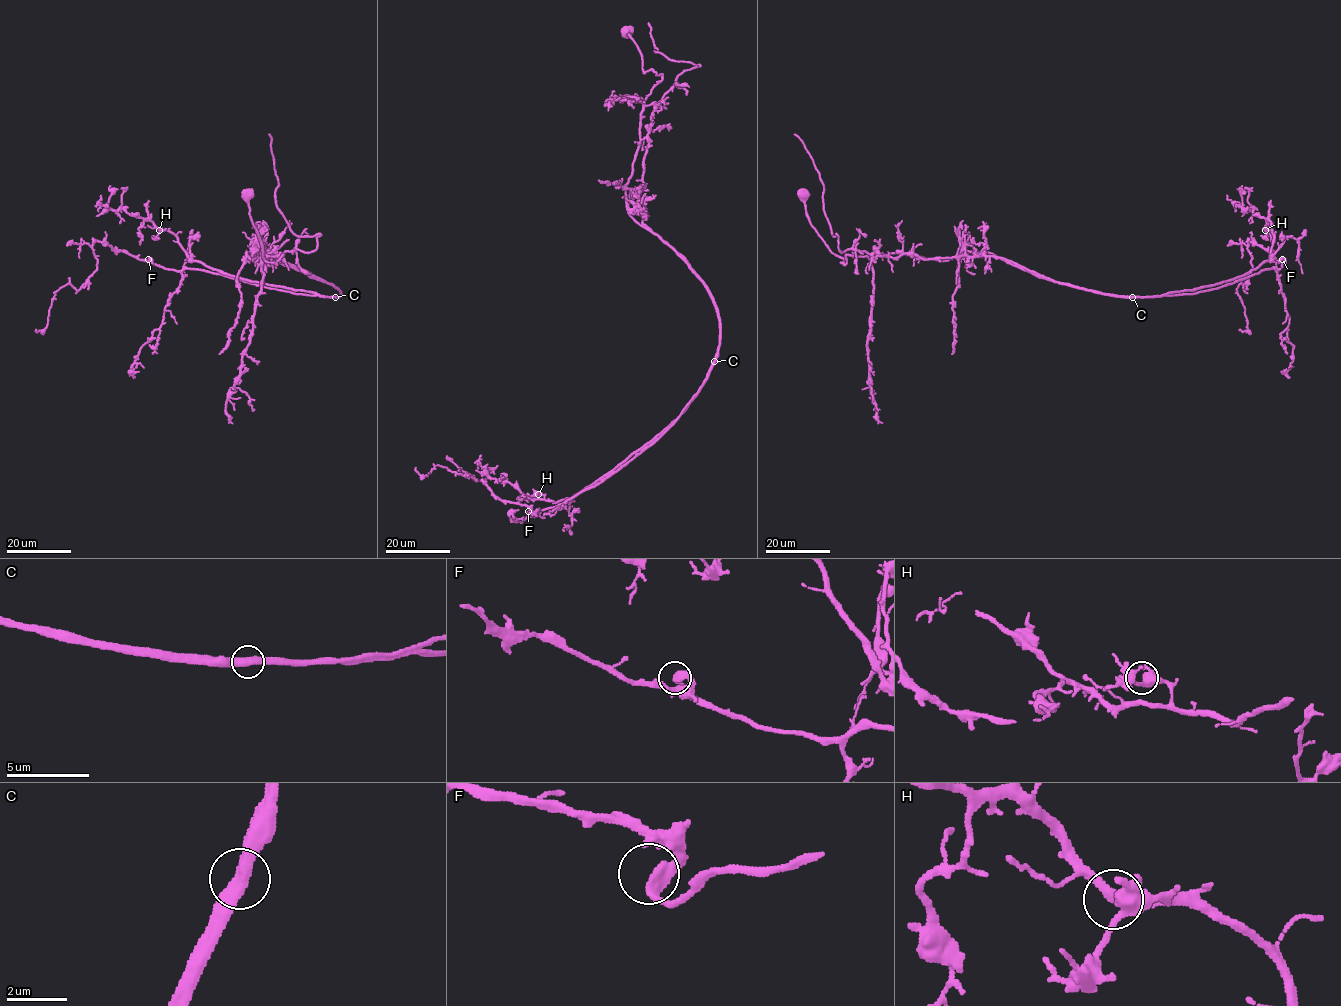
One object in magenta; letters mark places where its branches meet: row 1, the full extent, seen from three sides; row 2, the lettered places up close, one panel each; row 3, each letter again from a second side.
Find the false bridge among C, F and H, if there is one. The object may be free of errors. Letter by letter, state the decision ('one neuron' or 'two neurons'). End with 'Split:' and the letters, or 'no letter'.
C: two neurons
F: one neuron
H: one neuron
Split: C

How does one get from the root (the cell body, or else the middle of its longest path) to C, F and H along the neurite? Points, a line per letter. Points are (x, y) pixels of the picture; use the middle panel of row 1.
C: (626, 32), (642, 70), (662, 75), (640, 120), (648, 141), (642, 223), (706, 288), (720, 327), (714, 361)
F: (626, 32), (642, 70), (662, 75), (640, 120), (642, 223), (706, 288), (717, 357), (654, 441), (528, 511)
H: (626, 32), (662, 75), (640, 120), (642, 223), (706, 288), (717, 357), (650, 441), (571, 498), (538, 494)

